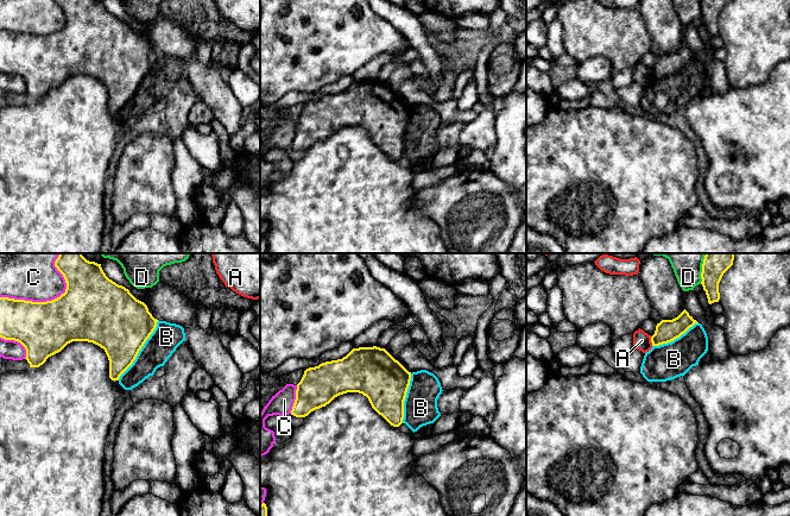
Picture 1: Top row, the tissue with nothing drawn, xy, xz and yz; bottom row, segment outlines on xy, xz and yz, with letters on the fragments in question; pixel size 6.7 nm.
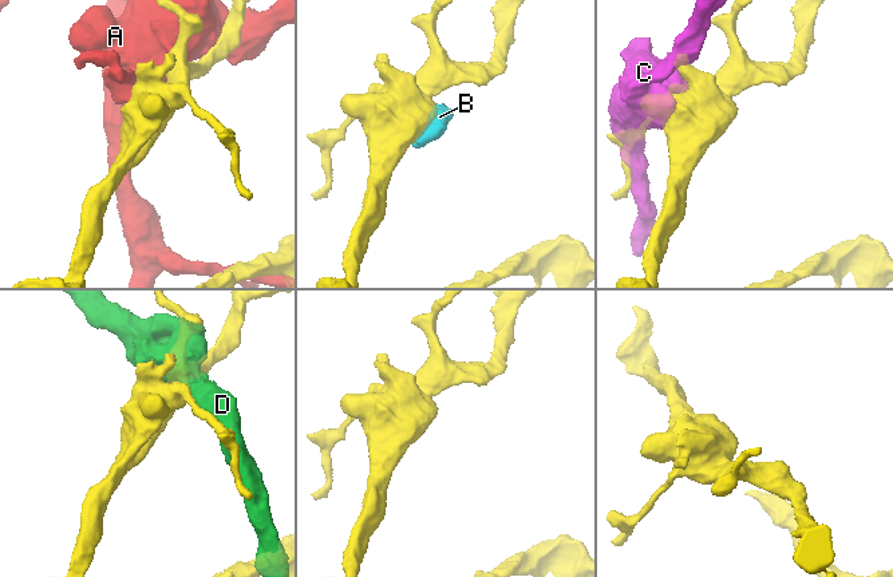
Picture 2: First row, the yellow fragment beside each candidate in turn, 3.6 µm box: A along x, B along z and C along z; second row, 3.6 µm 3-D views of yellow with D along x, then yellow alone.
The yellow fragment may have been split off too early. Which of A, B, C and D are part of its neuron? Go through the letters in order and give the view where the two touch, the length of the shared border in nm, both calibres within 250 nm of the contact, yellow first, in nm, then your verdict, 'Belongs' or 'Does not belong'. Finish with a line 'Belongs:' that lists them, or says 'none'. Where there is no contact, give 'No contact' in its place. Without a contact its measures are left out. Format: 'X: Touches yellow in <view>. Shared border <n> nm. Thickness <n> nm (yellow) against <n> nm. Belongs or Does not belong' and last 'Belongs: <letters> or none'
A: Touches yellow in yz. Shared border 70 nm. Thickness 160 nm (yellow) against 120 nm. Does not belong
B: Touches yellow in xy. Shared border 500 nm. Thickness 400 nm (yellow) against 200 nm. Does not belong
C: Touches yellow in xy. Shared border 500 nm. Thickness 400 nm (yellow) against 380 nm. Does not belong
D: Touches yellow in yz. Shared border 220 nm. Thickness 190 nm (yellow) against 260 nm. Does not belong
Belongs: none

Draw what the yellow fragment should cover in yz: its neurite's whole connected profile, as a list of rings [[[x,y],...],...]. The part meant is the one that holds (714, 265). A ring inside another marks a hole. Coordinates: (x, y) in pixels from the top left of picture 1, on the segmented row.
[[[706,253],[702,264],[702,287],[708,303],[719,302],[719,283],[723,273],[733,265],[734,253]]]

